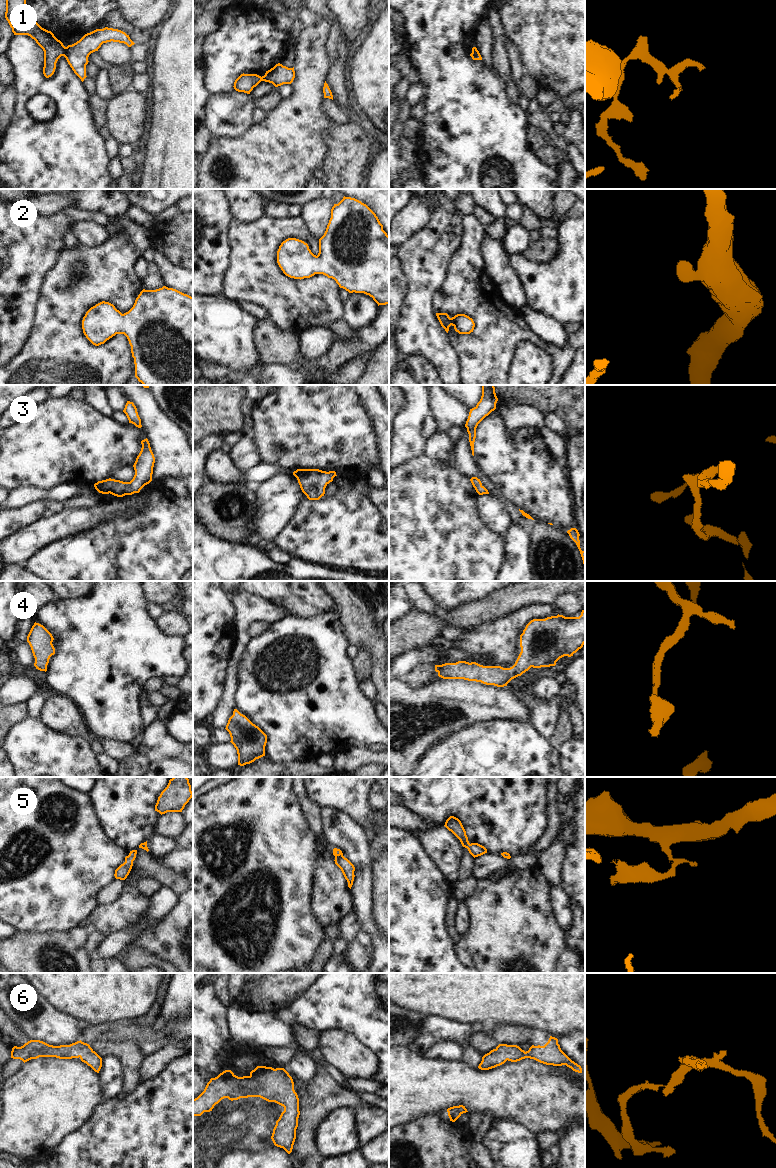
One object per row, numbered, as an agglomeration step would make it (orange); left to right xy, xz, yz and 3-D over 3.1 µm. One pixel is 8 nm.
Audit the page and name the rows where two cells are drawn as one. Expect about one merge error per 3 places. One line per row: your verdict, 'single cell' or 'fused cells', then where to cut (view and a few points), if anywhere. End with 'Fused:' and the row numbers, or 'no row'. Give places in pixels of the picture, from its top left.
1: fused cells; cut in xy along (66, 47), (66, 51), (62, 55)
2: single cell; no cut
3: single cell; no cut
4: single cell; no cut
5: fused cells; cut in xz along (342, 855), (335, 858)
6: single cell; no cut
Fused: 1, 5

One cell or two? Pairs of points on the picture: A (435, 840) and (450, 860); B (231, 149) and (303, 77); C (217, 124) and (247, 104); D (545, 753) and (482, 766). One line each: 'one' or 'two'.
A: one
B: one
C: one
D: one

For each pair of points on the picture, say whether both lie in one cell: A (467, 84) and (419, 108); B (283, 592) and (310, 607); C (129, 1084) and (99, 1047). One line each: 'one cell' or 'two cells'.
A: two cells
B: one cell
C: one cell

